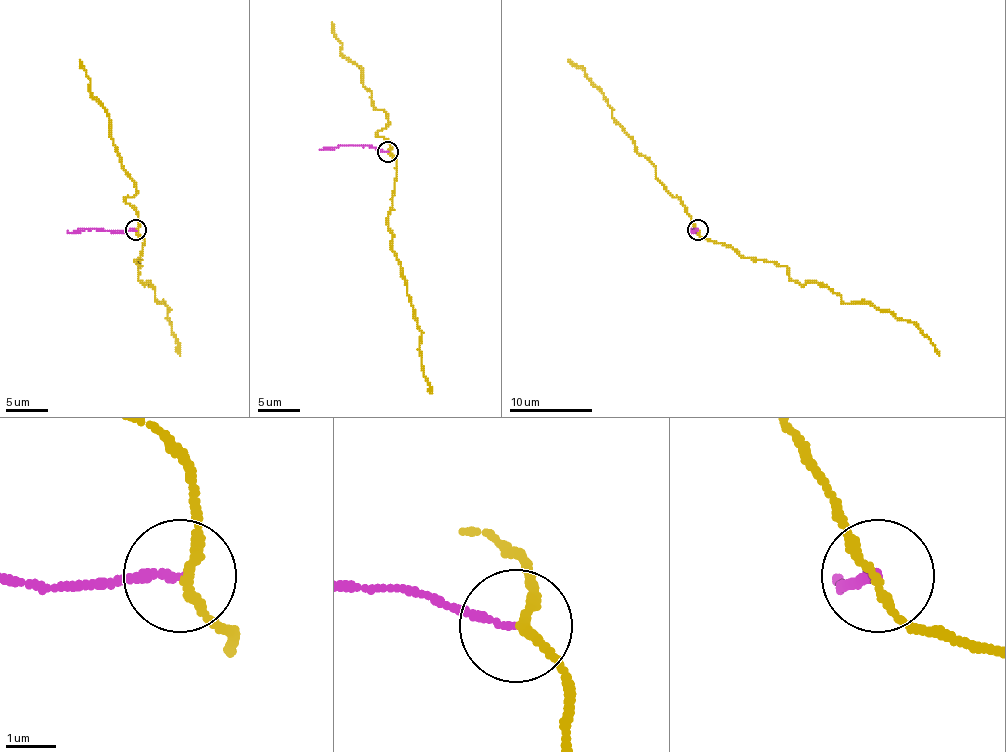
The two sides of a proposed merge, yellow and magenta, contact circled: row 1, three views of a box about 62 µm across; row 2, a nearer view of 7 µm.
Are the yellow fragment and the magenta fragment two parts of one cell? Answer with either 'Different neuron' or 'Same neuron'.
Different neuron

